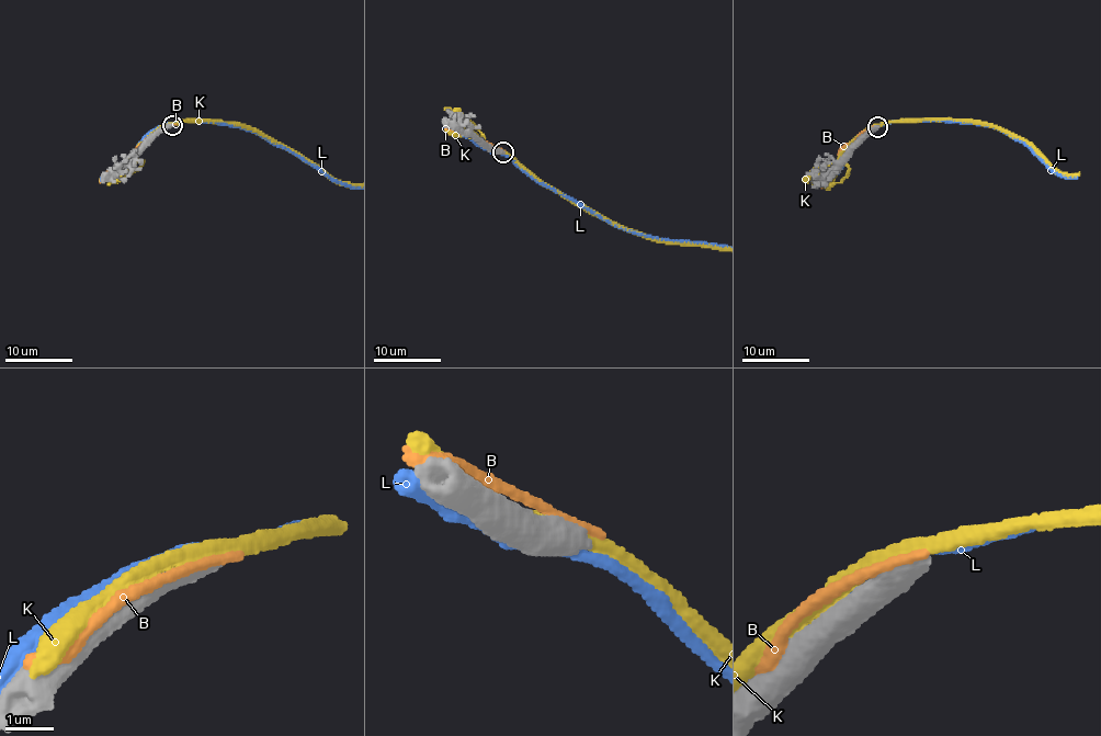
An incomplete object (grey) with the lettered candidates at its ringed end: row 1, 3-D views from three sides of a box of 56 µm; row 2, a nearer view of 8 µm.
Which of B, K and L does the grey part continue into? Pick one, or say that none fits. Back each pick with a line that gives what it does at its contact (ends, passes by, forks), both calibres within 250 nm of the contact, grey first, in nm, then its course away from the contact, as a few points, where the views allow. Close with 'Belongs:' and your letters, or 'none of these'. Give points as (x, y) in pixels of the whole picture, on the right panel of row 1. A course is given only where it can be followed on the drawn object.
Belongs: none of these

